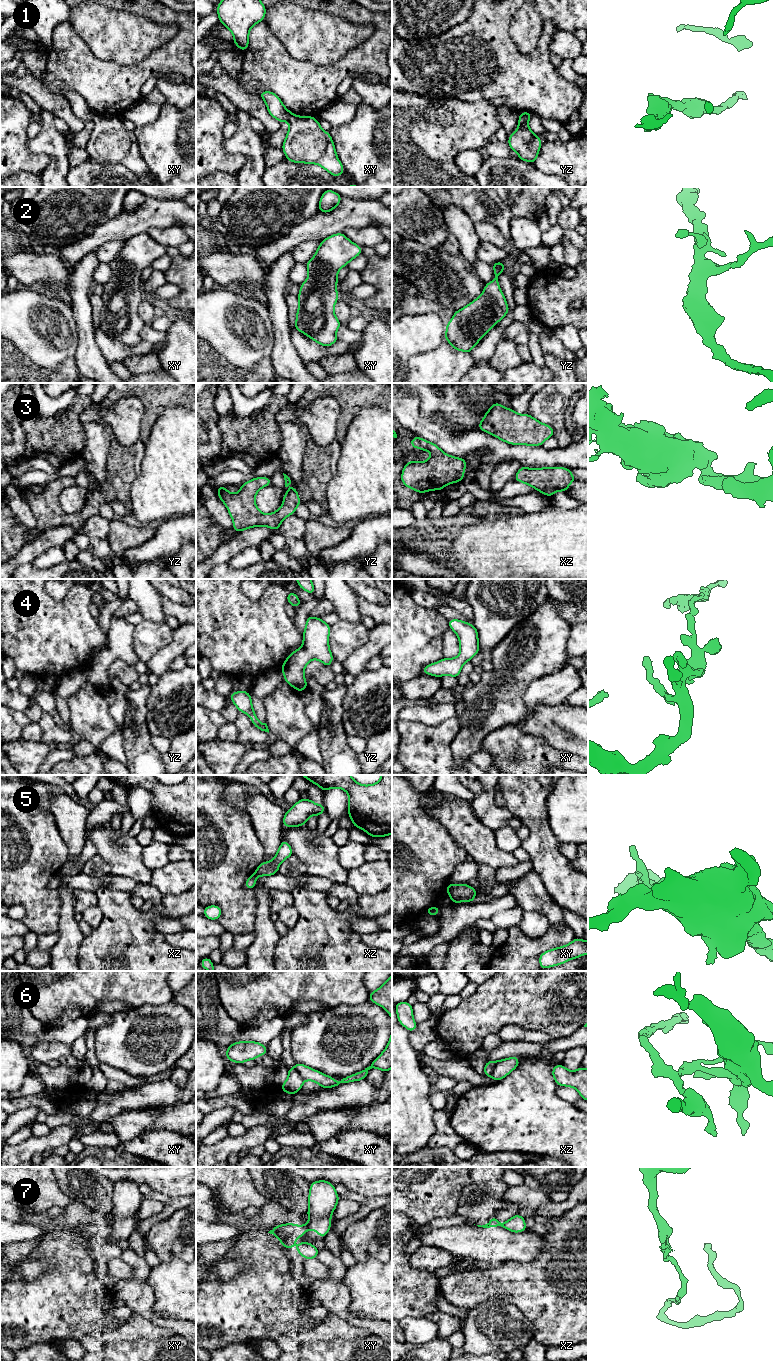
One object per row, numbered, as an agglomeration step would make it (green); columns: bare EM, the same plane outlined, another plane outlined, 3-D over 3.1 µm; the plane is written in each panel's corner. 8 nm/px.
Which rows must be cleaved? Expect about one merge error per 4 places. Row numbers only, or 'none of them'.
1, 5, 6, 7

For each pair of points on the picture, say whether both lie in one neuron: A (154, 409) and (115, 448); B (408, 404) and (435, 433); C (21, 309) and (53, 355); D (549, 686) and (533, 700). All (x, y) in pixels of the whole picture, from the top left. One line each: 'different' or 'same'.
A: same
B: same
C: same
D: same

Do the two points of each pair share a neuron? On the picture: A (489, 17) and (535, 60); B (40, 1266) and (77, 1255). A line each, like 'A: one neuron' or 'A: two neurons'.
A: one neuron
B: two neurons

